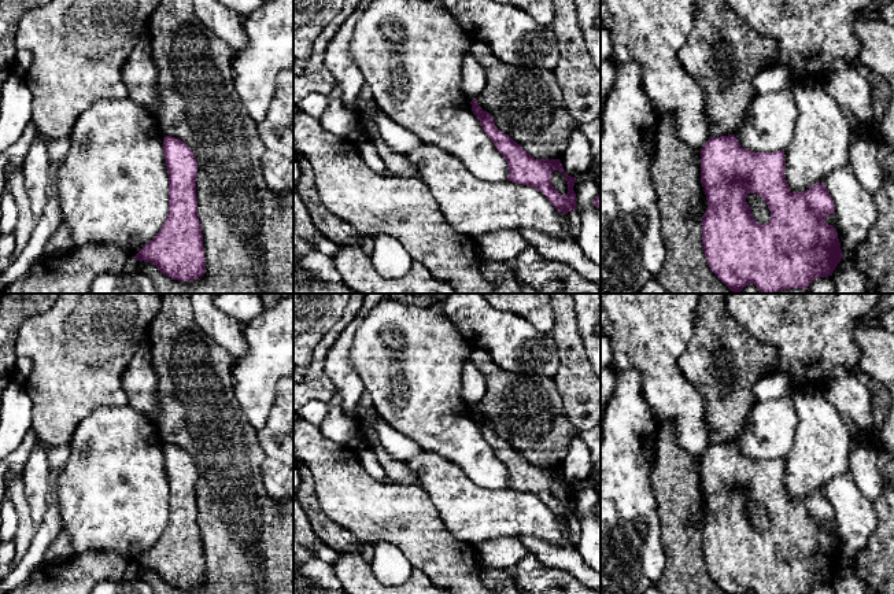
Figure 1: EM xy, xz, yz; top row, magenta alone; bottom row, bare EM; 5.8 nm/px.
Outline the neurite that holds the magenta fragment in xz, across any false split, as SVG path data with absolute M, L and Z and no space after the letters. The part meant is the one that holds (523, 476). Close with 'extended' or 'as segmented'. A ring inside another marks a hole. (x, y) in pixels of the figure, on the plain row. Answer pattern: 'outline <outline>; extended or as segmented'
outline M477 405L470 409L472 418L480 428L487 443L492 447L495 455L503 462L509 473L507 488L529 492L539 497L550 510L561 520L568 521L576 516L576 501L573 492L576 484L565 480L559 466L535 466L510 443L500 439L490 420L477 412ZM558 477L568 488L568 501L561 502L551 491L551 482Z; as segmented

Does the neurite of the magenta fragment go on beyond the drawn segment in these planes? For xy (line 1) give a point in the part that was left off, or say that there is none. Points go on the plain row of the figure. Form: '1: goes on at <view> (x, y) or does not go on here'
1: does not go on here

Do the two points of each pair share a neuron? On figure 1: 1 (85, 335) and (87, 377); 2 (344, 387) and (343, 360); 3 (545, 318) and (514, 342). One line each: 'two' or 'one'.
1: one
2: one
3: two

